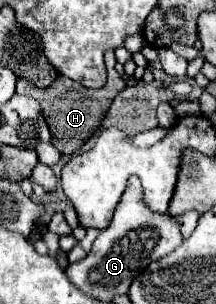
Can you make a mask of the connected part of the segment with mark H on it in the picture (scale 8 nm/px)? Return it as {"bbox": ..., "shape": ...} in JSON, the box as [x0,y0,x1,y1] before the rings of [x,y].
{"bbox":[17,50,125,154],"shape":[[[108,50],[104,55],[104,61],[107,69],[107,84],[99,90],[91,90],[91,88],[85,88],[83,84],[75,82],[75,80],[69,80],[67,76],[59,76],[49,88],[41,90],[41,88],[35,88],[29,80],[17,80],[17,94],[23,94],[23,96],[31,96],[35,98],[39,104],[41,104],[41,110],[43,110],[43,116],[45,116],[45,122],[51,130],[51,144],[61,152],[61,154],[73,154],[75,150],[79,150],[87,140],[89,136],[99,128],[103,116],[105,116],[105,110],[111,106],[113,98],[125,88],[125,82],[123,78],[115,72],[115,64],[117,63],[114,51]]]}

